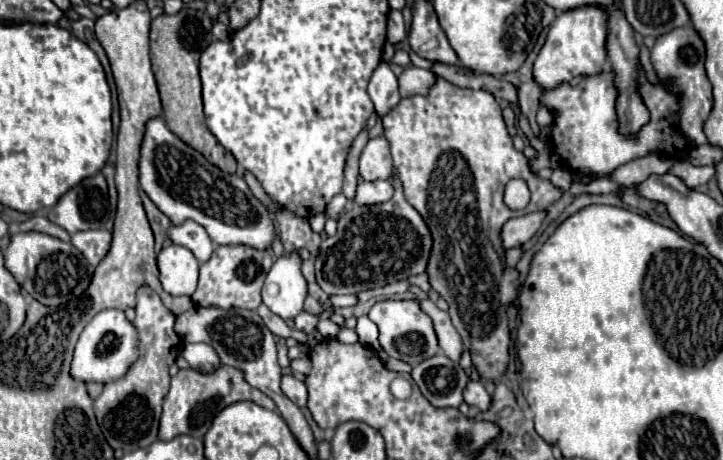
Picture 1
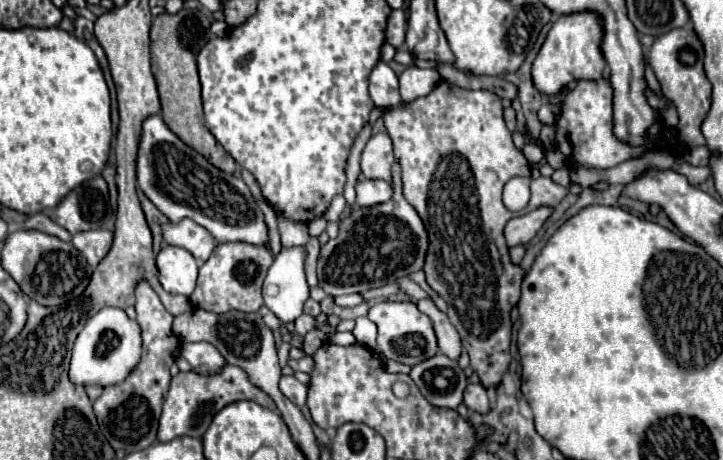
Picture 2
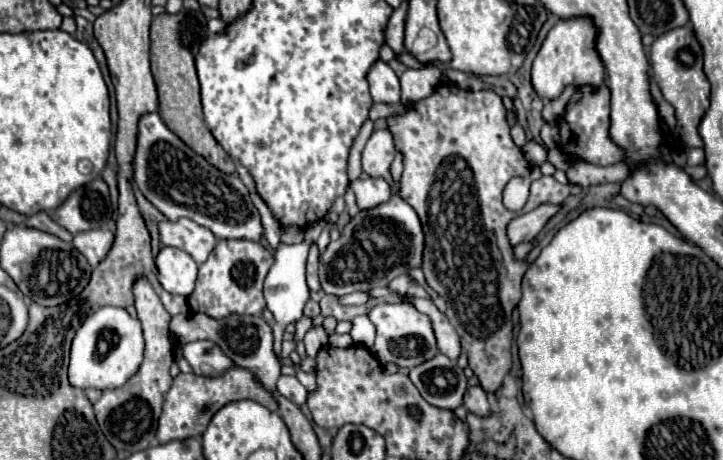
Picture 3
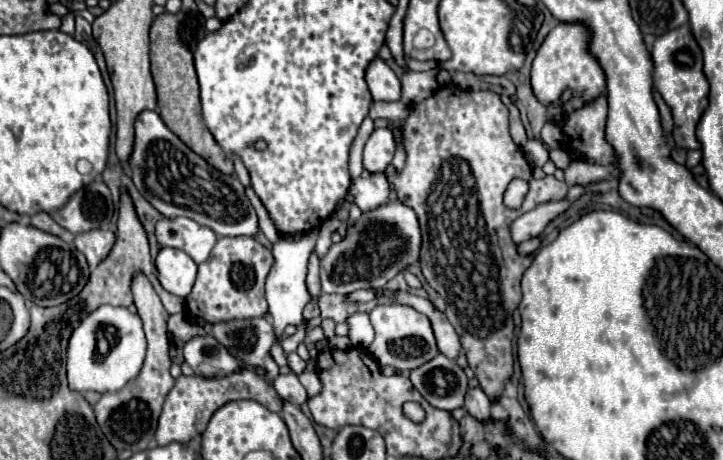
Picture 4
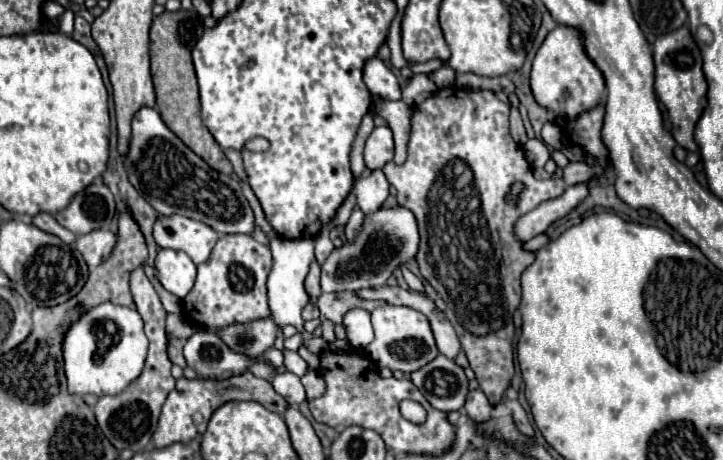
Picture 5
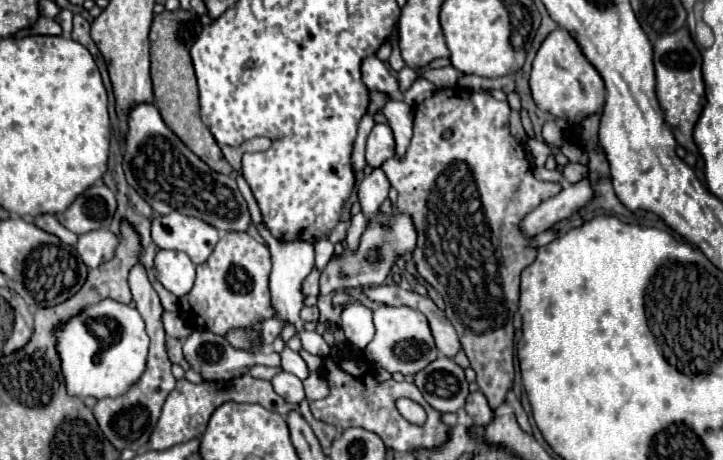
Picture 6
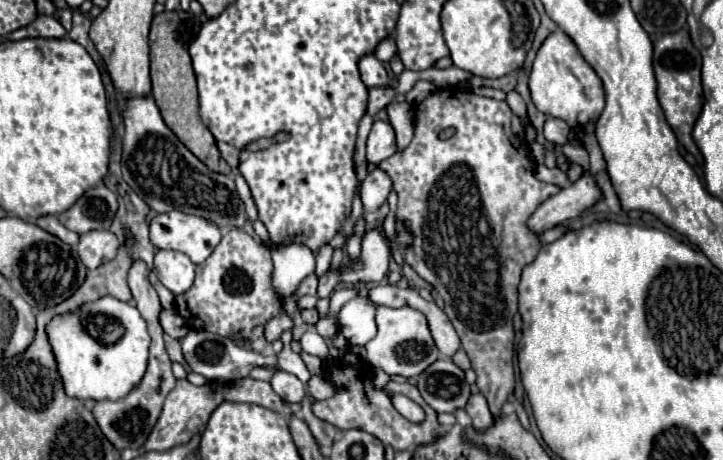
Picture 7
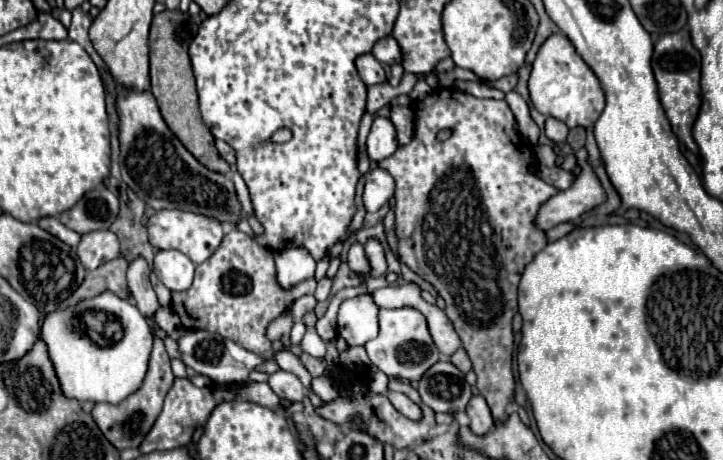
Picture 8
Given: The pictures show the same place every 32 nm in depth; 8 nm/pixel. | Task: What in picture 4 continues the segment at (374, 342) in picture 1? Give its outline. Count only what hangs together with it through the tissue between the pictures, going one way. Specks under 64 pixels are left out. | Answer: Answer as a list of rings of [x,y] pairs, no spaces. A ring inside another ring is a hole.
[[[352,314],[348,318],[348,324],[350,324],[348,336],[352,340],[352,346],[366,350],[374,340],[374,328],[370,324],[368,314]]]

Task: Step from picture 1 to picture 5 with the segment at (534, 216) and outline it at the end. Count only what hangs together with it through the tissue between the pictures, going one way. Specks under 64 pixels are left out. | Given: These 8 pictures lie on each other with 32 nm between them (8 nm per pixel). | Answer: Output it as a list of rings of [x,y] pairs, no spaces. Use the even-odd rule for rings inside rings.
[[[584,184],[568,186],[564,196],[560,196],[556,200],[546,200],[538,208],[534,208],[528,214],[524,214],[522,218],[518,218],[518,222],[514,224],[516,238],[526,242],[526,240],[542,234],[554,220],[566,216],[580,200],[584,200],[584,196],[586,196],[584,192],[586,192]]]

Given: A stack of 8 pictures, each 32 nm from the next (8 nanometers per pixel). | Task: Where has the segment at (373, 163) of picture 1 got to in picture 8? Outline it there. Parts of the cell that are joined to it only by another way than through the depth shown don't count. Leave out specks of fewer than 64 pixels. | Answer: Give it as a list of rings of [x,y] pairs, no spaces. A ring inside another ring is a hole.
[[[374,118],[366,146],[368,146],[368,158],[372,162],[380,162],[396,152],[398,148],[396,130],[388,118]]]

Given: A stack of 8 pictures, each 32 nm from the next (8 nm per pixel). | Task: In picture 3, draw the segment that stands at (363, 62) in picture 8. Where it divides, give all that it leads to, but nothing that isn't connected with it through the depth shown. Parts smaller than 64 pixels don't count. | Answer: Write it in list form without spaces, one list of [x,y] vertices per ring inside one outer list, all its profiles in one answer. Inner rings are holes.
[[[376,60],[376,64],[368,72],[368,84],[370,84],[370,96],[376,104],[398,104],[400,102],[398,76],[386,62]]]

